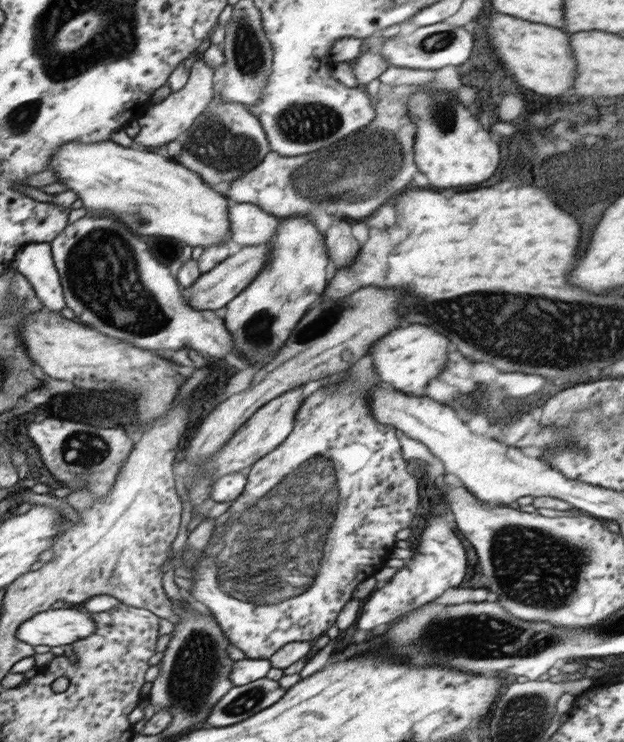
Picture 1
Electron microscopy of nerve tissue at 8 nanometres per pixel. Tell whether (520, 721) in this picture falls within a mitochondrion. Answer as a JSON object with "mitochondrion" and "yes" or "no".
{"mitochondrion":"yes"}

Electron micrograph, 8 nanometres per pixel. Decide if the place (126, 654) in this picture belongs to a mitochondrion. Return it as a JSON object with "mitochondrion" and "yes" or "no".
{"mitochondrion":"no"}

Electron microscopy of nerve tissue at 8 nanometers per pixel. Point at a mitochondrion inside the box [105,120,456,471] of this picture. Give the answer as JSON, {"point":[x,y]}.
{"point":[355,171]}

